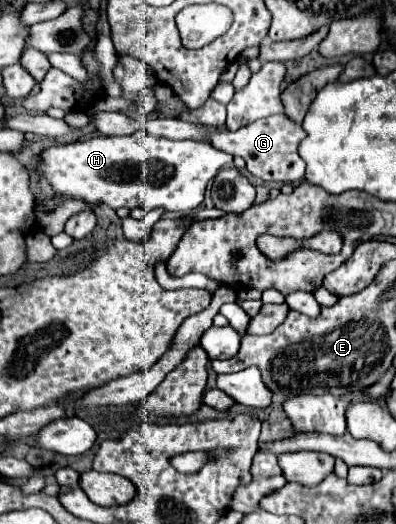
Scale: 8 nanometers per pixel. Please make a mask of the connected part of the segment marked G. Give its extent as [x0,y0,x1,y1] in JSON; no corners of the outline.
[145,114,305,182]

